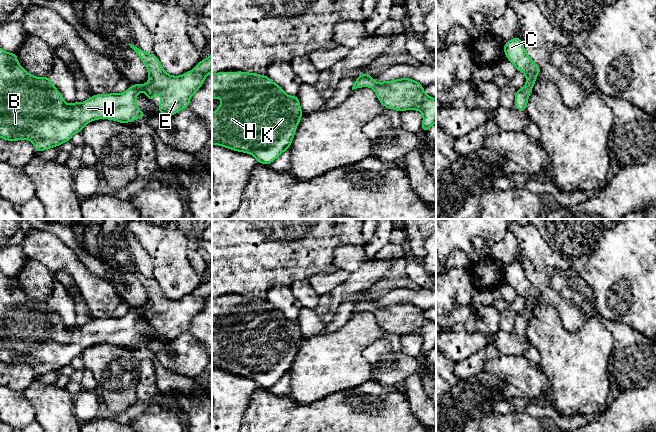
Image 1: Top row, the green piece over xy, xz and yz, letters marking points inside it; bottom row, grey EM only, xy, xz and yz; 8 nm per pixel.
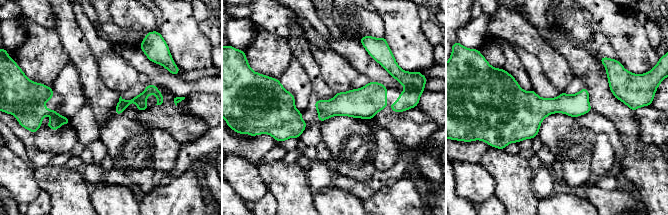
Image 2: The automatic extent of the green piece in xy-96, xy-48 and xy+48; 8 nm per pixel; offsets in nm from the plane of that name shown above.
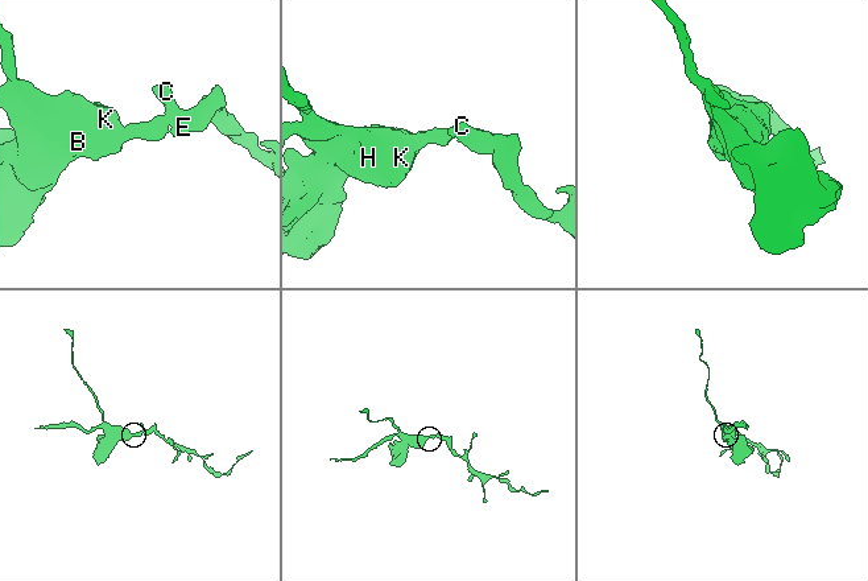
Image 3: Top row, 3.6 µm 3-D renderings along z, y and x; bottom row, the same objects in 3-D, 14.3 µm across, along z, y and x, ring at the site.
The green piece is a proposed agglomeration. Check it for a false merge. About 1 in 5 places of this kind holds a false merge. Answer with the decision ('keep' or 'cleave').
keep

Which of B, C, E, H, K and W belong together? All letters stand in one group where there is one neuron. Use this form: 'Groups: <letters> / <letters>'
Groups: B C E H K W

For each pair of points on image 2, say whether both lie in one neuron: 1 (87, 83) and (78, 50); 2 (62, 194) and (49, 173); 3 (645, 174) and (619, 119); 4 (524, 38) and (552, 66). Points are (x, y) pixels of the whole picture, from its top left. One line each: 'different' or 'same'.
1: same
2: same
3: same
4: same

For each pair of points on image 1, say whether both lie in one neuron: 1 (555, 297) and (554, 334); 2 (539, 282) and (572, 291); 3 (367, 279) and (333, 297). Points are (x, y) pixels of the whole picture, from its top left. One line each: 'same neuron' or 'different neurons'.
1: different neurons
2: same neuron
3: same neuron

